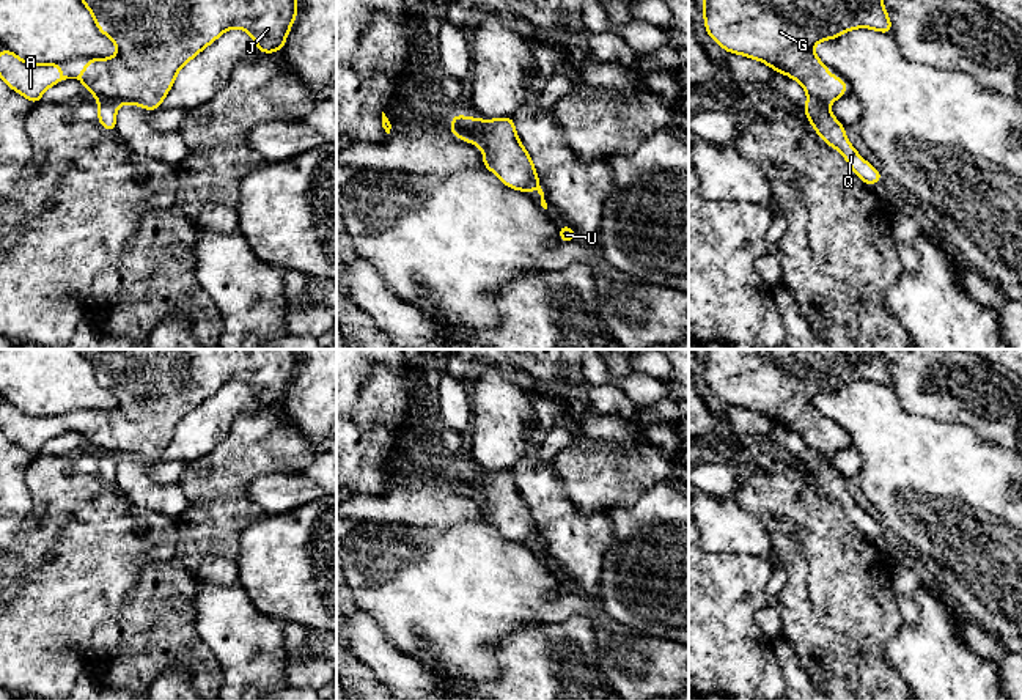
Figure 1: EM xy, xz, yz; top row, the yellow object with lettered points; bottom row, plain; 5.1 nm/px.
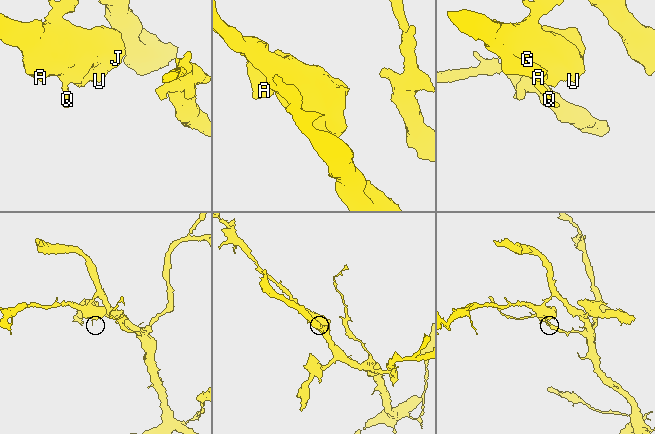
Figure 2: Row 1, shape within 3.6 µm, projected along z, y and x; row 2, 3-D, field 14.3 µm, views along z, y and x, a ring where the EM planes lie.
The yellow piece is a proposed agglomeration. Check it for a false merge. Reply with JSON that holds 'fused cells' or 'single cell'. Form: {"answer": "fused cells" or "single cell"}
{"answer": "fused cells"}

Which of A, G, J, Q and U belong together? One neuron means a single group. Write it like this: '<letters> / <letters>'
A G J U / Q

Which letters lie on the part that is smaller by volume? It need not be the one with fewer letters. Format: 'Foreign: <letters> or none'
Foreign: Q

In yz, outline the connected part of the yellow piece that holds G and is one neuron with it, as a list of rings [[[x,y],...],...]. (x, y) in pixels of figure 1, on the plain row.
[[[703,349],[701,363],[708,387],[726,404],[755,411],[772,423],[797,433],[808,453],[830,458],[846,448],[846,431],[835,431],[813,404],[819,393],[829,393],[855,381],[893,385],[882,349]]]

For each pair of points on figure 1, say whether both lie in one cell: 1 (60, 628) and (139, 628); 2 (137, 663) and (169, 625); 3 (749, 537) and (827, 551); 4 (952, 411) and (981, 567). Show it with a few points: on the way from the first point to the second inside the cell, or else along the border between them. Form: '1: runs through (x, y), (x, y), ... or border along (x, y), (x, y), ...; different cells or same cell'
1: border along (123, 604), (112, 618), (95, 628), (87, 664); different cells
2: runs through (142, 653), (159, 634); same cell
3: border along (742, 507), (752, 512), (769, 532); different cells
4: border along (917, 414), (941, 422), (967, 425), (985, 441); different cells

